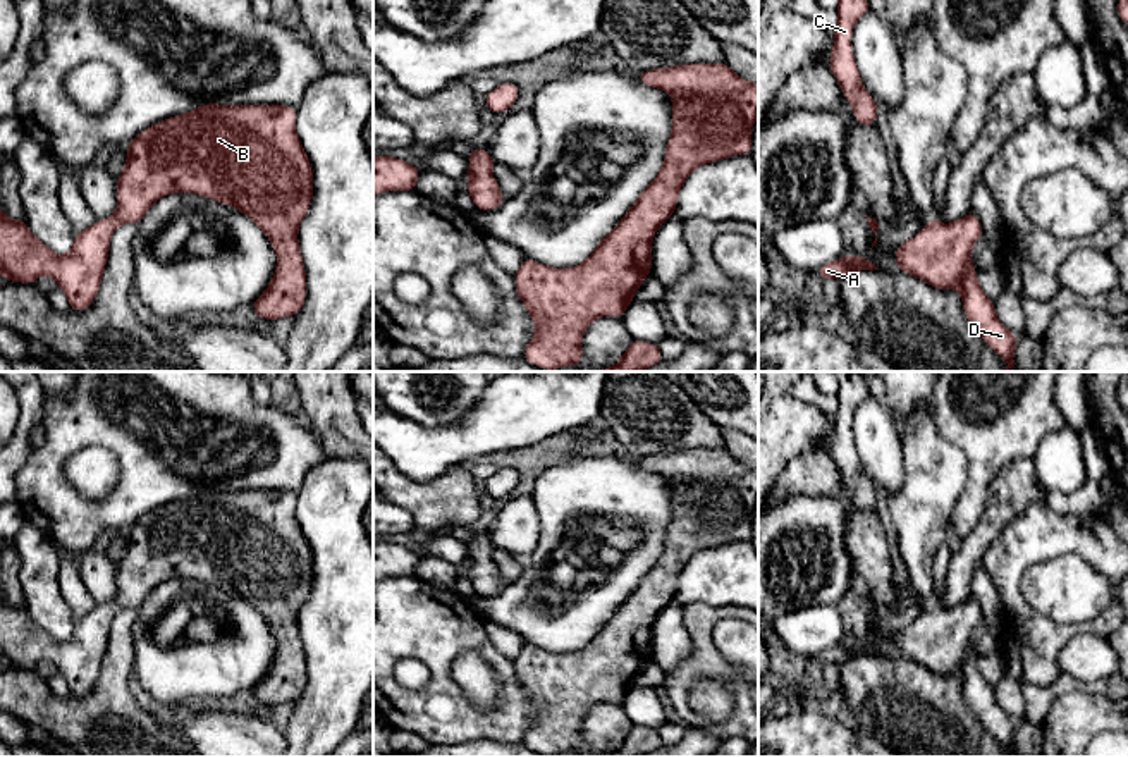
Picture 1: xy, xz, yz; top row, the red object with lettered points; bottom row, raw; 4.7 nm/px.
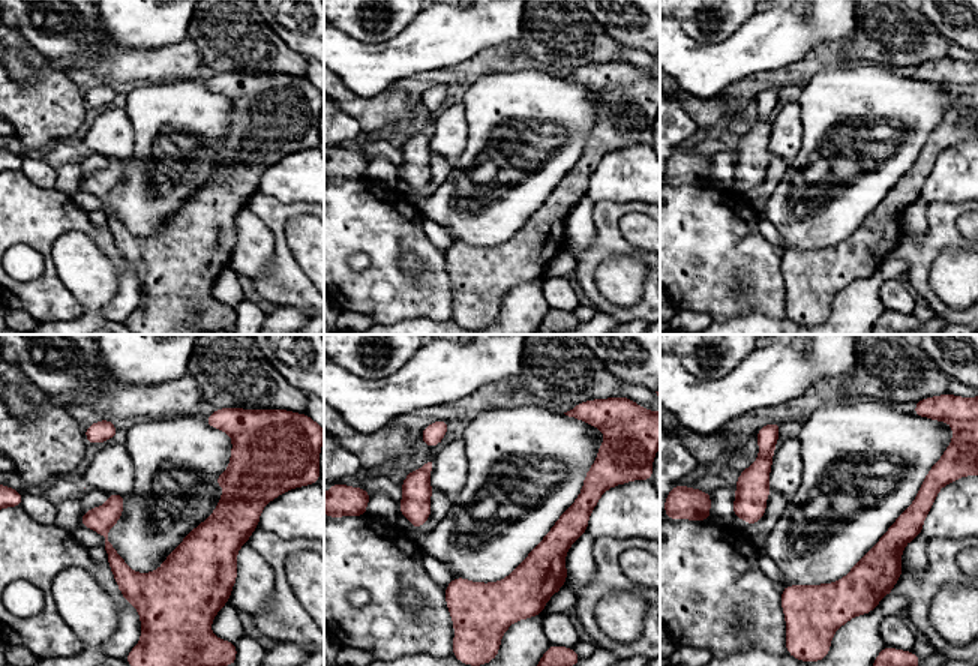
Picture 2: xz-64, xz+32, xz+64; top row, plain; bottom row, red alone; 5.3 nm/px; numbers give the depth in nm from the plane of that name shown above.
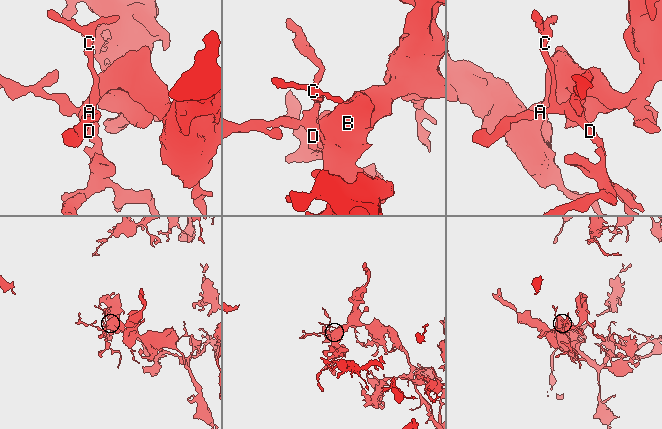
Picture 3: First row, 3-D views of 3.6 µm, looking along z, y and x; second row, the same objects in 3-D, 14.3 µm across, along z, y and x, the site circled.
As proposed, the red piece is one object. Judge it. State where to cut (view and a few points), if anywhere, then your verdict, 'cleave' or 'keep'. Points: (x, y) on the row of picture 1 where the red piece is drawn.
cut none; keep

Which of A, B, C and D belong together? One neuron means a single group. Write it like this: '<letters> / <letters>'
A B C D

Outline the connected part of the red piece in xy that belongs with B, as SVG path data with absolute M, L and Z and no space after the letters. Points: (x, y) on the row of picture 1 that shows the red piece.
M208 103L187 114L163 119L139 132L127 145L127 160L117 177L117 208L110 218L96 220L76 234L69 255L55 255L33 236L26 220L12 220L0 208L0 277L33 286L41 277L53 277L67 296L69 306L84 311L95 301L103 279L112 232L122 224L139 224L146 212L170 193L201 194L229 205L249 217L268 237L277 255L277 268L267 291L249 306L261 320L294 317L306 301L306 270L297 231L313 200L311 162L296 132L296 108L285 105L218 105Z

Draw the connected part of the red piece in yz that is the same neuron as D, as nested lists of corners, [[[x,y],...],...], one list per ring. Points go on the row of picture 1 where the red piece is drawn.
[[[972,210],[947,225],[934,217],[916,237],[904,241],[894,251],[894,258],[899,272],[918,277],[930,287],[959,291],[968,322],[1008,363],[1006,372],[1009,372],[1015,368],[1018,337],[1001,323],[994,301],[977,282],[972,248],[978,237],[984,237],[984,232]]]

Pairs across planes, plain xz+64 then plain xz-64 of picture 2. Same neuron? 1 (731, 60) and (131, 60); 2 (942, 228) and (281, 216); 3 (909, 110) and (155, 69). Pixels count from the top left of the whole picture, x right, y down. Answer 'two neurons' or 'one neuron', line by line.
1: two neurons
2: one neuron
3: two neurons

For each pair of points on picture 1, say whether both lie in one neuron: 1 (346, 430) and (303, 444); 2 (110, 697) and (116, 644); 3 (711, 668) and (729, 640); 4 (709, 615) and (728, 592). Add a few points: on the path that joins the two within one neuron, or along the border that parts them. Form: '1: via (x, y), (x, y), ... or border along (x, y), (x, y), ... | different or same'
1: border along (306, 425), (331, 456) | different
2: via (112, 683), (116, 658) | same
3: border along (728, 616), (714, 625), (712, 642), (733, 673) | different
4: border along (681, 604), (705, 603), (740, 608) | different

